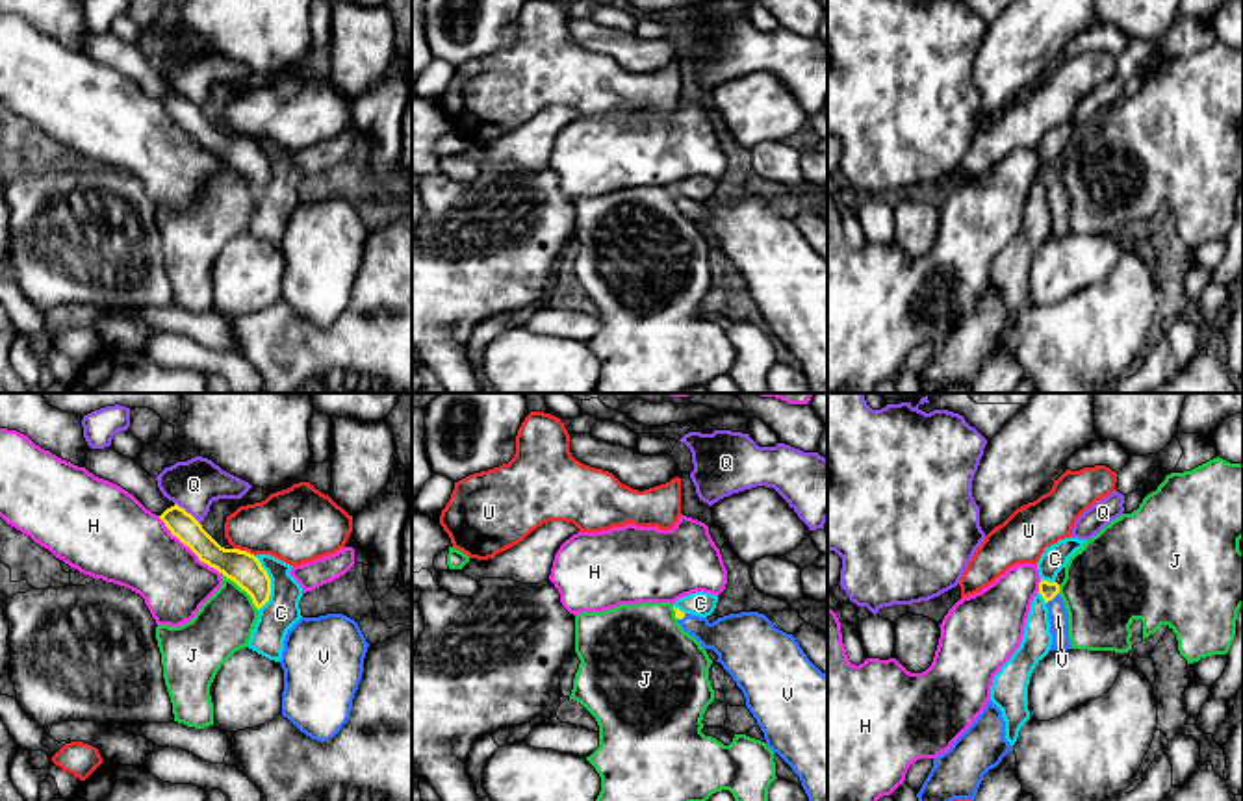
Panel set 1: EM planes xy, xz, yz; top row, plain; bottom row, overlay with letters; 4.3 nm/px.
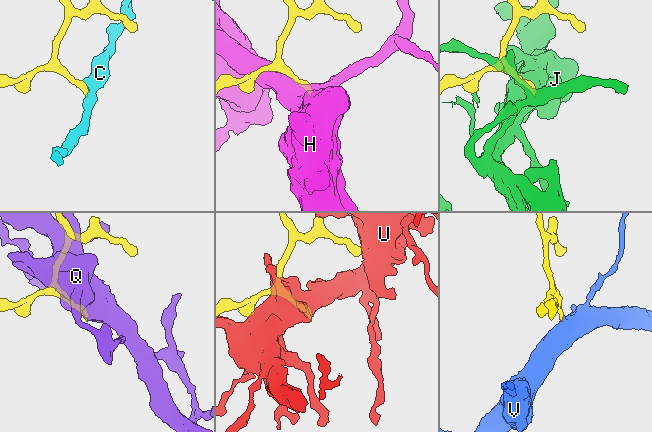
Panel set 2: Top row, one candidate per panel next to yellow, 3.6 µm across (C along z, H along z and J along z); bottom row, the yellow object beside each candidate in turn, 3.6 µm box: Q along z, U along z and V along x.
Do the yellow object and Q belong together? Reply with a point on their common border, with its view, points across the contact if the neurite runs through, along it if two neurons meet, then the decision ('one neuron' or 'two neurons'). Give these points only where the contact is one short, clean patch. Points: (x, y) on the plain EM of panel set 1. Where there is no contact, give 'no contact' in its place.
xy (186, 97) | two neurons

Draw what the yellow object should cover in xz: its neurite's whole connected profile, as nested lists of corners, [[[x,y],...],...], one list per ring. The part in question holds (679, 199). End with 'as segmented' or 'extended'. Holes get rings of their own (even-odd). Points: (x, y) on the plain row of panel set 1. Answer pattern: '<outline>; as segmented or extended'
[[[673,195],[681,213],[718,239],[716,247],[742,274],[766,330],[800,362],[811,393],[827,393],[827,260],[807,243],[792,219],[775,213],[764,198],[729,198],[711,208]]]; extended

